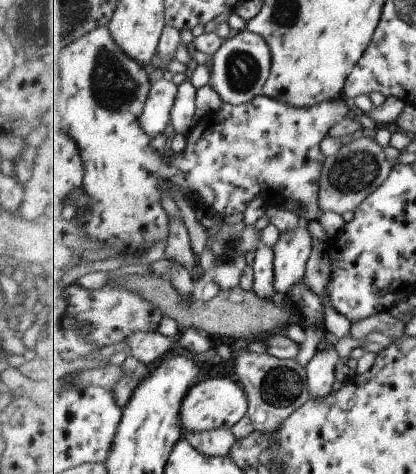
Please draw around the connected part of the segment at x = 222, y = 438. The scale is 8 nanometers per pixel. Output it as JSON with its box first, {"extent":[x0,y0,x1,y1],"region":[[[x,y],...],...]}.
{"extent":[183,429,237,457],"region":[[[219,429],[205,432],[187,432],[183,438],[194,445],[205,456],[229,457],[237,438],[230,429]]]}

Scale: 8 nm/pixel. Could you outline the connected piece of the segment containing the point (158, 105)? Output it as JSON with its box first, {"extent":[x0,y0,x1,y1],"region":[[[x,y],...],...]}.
{"extent":[140,75,179,138],"region":[[[167,75],[152,84],[145,110],[140,118],[143,130],[151,138],[157,138],[167,130],[169,122],[172,121],[171,110],[177,100],[178,92],[179,85]]]}

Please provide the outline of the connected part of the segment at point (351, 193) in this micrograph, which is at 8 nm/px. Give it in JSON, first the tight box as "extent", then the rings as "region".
{"extent":[319,133,394,215],"region":[[[360,133],[351,142],[341,146],[335,154],[326,157],[319,191],[319,204],[324,211],[332,210],[339,215],[347,210],[354,211],[367,196],[371,196],[386,182],[394,164],[387,160],[385,150],[381,147],[375,138],[371,140]]]}

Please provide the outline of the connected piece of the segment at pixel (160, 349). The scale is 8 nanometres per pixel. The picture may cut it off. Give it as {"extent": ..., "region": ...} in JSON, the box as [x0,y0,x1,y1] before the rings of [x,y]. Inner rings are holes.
{"extent":[127,332,174,366],"region":[[[135,332],[127,338],[130,354],[149,366],[158,364],[173,348],[174,339],[161,332]]]}

